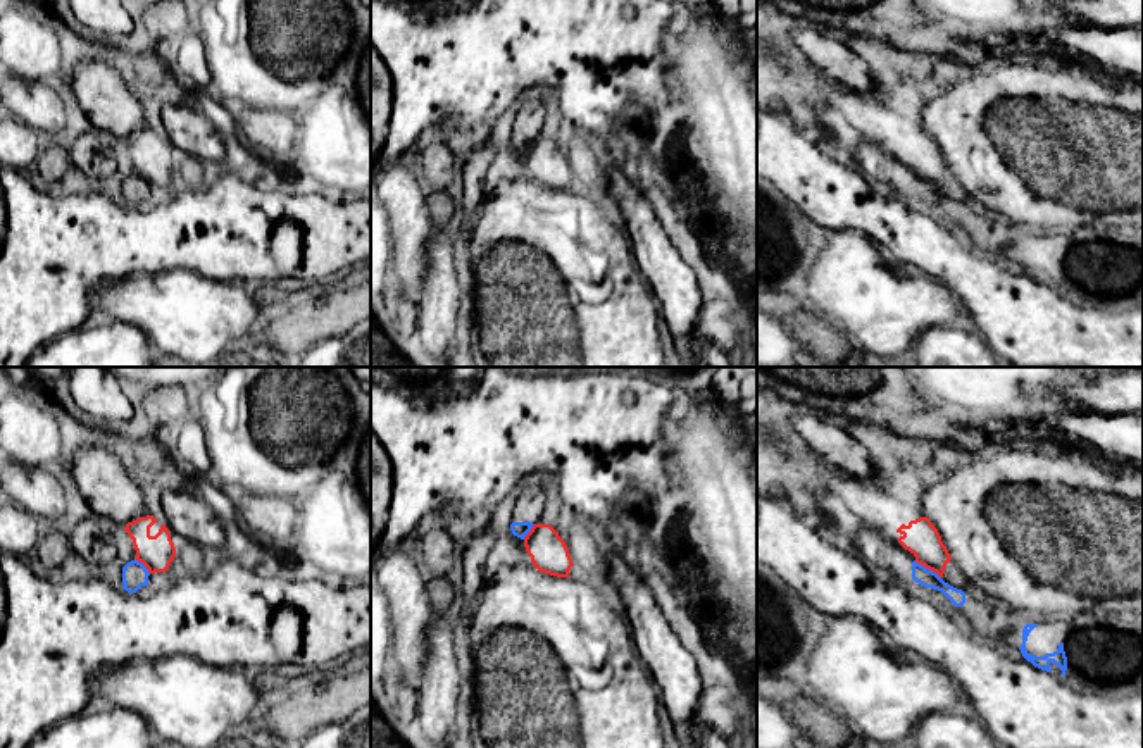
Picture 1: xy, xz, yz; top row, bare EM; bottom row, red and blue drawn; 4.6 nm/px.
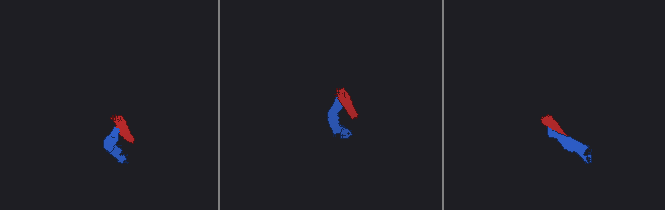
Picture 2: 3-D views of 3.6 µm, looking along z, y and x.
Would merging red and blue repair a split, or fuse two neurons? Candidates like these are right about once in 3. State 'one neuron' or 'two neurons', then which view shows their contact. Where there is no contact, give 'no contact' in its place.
two neurons | yz

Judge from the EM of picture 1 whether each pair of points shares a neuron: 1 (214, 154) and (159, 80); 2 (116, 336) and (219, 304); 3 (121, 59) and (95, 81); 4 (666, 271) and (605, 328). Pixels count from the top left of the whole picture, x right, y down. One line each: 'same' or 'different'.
1: different
2: different
3: different
4: different

